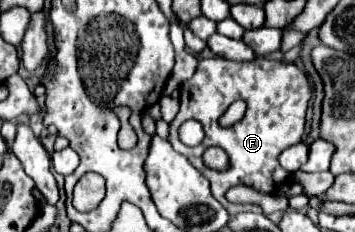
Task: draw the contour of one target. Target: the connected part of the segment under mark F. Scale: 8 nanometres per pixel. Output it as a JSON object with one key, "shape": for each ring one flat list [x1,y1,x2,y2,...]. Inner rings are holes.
{"shape":[[215,56,215,58,199,60,197,72,181,84,179,92,181,92,179,96,181,110,175,116,175,120,169,124,167,140,171,142,171,146,205,174,205,178,211,182,213,196,225,206,229,216,235,216,239,212,261,212,261,206,257,204,233,204,225,200,225,192,231,186,245,184,265,194,277,194,279,188,289,182,291,174,281,168,279,154,285,148,303,140,305,112,313,96,313,88,307,74,295,64,287,64,277,58,257,58,253,62,241,64],[235,100,247,102,245,116,233,126,221,126,219,118,225,114,227,106,231,106,231,102],[189,118,199,120,205,128,205,140,197,148,183,146,177,136,177,128,181,126,181,122],[209,146,219,146,227,152,229,170,223,172,209,170,203,164,203,152]]}

